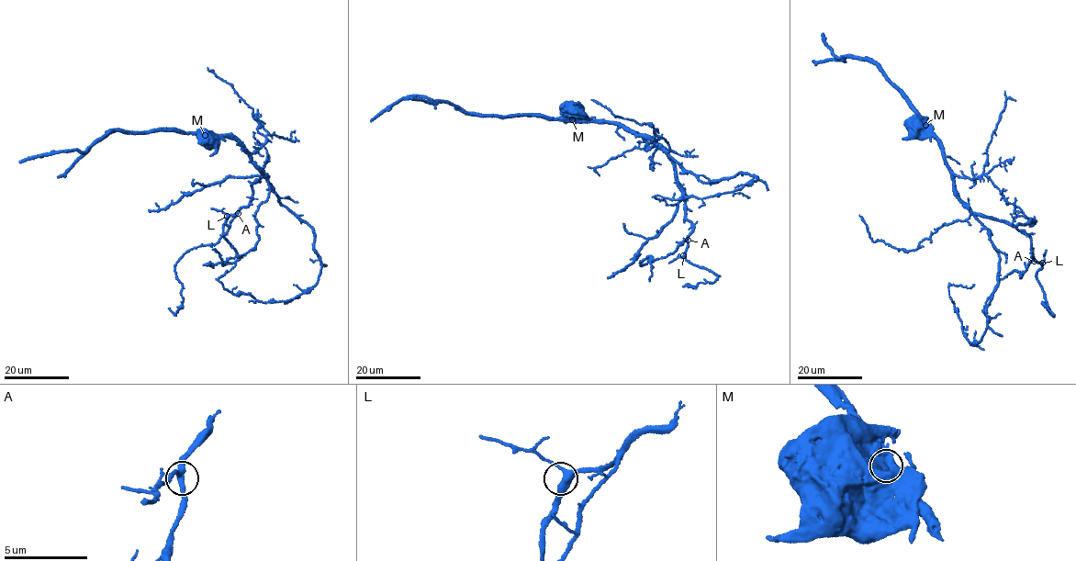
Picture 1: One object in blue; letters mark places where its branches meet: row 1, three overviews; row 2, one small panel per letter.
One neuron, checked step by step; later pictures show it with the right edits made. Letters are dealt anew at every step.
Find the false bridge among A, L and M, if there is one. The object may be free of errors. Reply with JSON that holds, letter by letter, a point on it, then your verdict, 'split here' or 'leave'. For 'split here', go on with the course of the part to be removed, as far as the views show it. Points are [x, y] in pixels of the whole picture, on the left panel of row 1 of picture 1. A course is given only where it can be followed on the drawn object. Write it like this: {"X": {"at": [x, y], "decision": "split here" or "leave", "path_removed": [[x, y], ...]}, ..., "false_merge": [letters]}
{"A": {"at": [238, 213], "decision": "leave"}, "L": {"at": [227, 216], "decision": "leave"}, "M": {"at": [205, 135], "decision": "split here", "path_removed": [[204, 134], [240, 143], [278, 200], [313, 229], [321, 267], [314, 286], [265, 303], [218, 281], [236, 262]]}, "false_merge": ["M"]}

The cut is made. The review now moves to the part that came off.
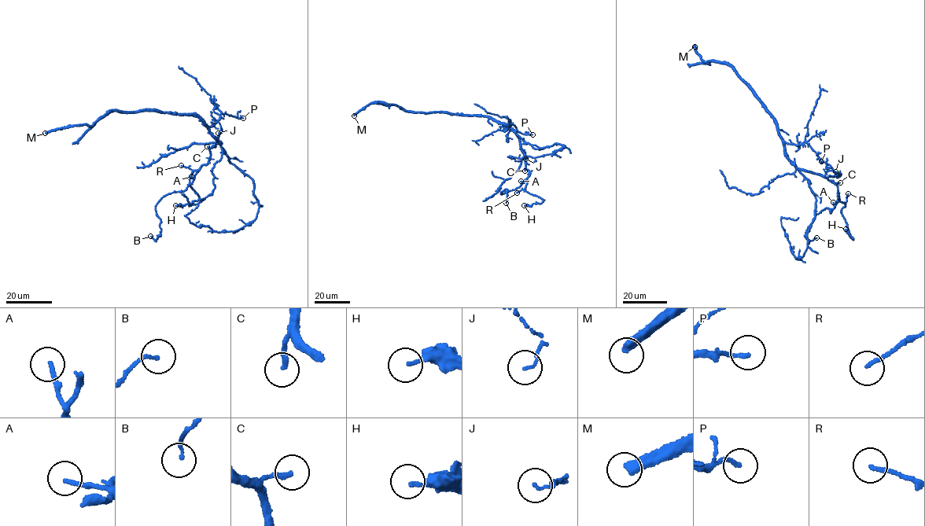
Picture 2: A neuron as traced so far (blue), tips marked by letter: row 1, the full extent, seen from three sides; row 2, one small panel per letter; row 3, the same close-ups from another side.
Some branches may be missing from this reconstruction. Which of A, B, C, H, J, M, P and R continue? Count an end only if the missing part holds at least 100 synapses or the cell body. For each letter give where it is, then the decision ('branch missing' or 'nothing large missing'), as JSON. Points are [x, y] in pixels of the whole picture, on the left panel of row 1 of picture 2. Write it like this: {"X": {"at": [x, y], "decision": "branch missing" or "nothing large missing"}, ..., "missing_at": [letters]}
{"A": {"at": [191, 176], "decision": "nothing large missing"}, "B": {"at": [150, 236], "decision": "nothing large missing"}, "C": {"at": [207, 146], "decision": "nothing large missing"}, "H": {"at": [175, 205], "decision": "nothing large missing"}, "J": {"at": [218, 133], "decision": "nothing large missing"}, "M": {"at": [45, 133], "decision": "branch missing"}, "P": {"at": [243, 118], "decision": "nothing large missing"}, "R": {"at": [181, 165], "decision": "nothing large missing"}, "missing_at": ["M"]}

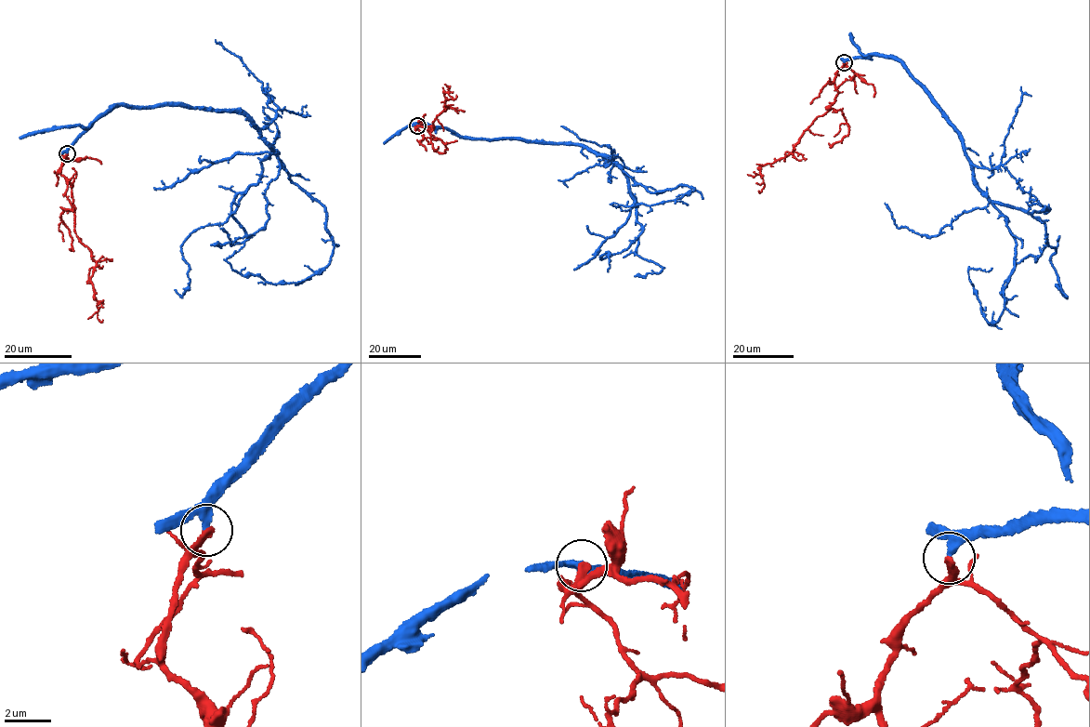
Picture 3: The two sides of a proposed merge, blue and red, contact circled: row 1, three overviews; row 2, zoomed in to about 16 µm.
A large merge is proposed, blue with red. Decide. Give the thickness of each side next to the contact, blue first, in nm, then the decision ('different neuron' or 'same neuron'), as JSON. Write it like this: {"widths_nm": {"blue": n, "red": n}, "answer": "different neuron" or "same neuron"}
{"widths_nm": {"blue": 240, "red": 320}, "answer": "same neuron"}

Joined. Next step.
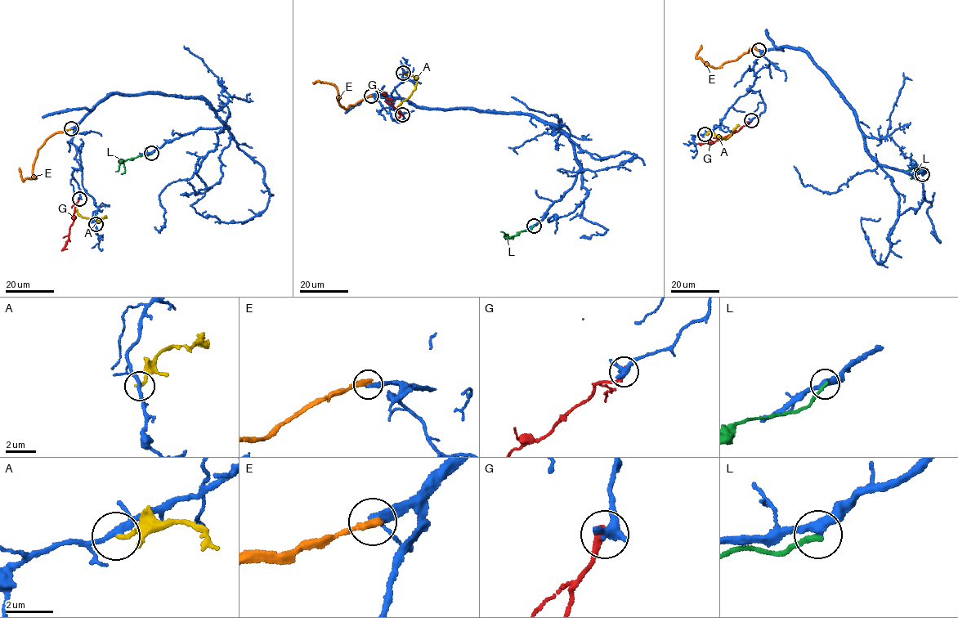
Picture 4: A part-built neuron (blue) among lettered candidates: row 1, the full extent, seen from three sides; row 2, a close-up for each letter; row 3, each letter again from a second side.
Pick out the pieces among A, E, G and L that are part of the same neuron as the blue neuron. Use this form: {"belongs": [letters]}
{"belongs": []}

